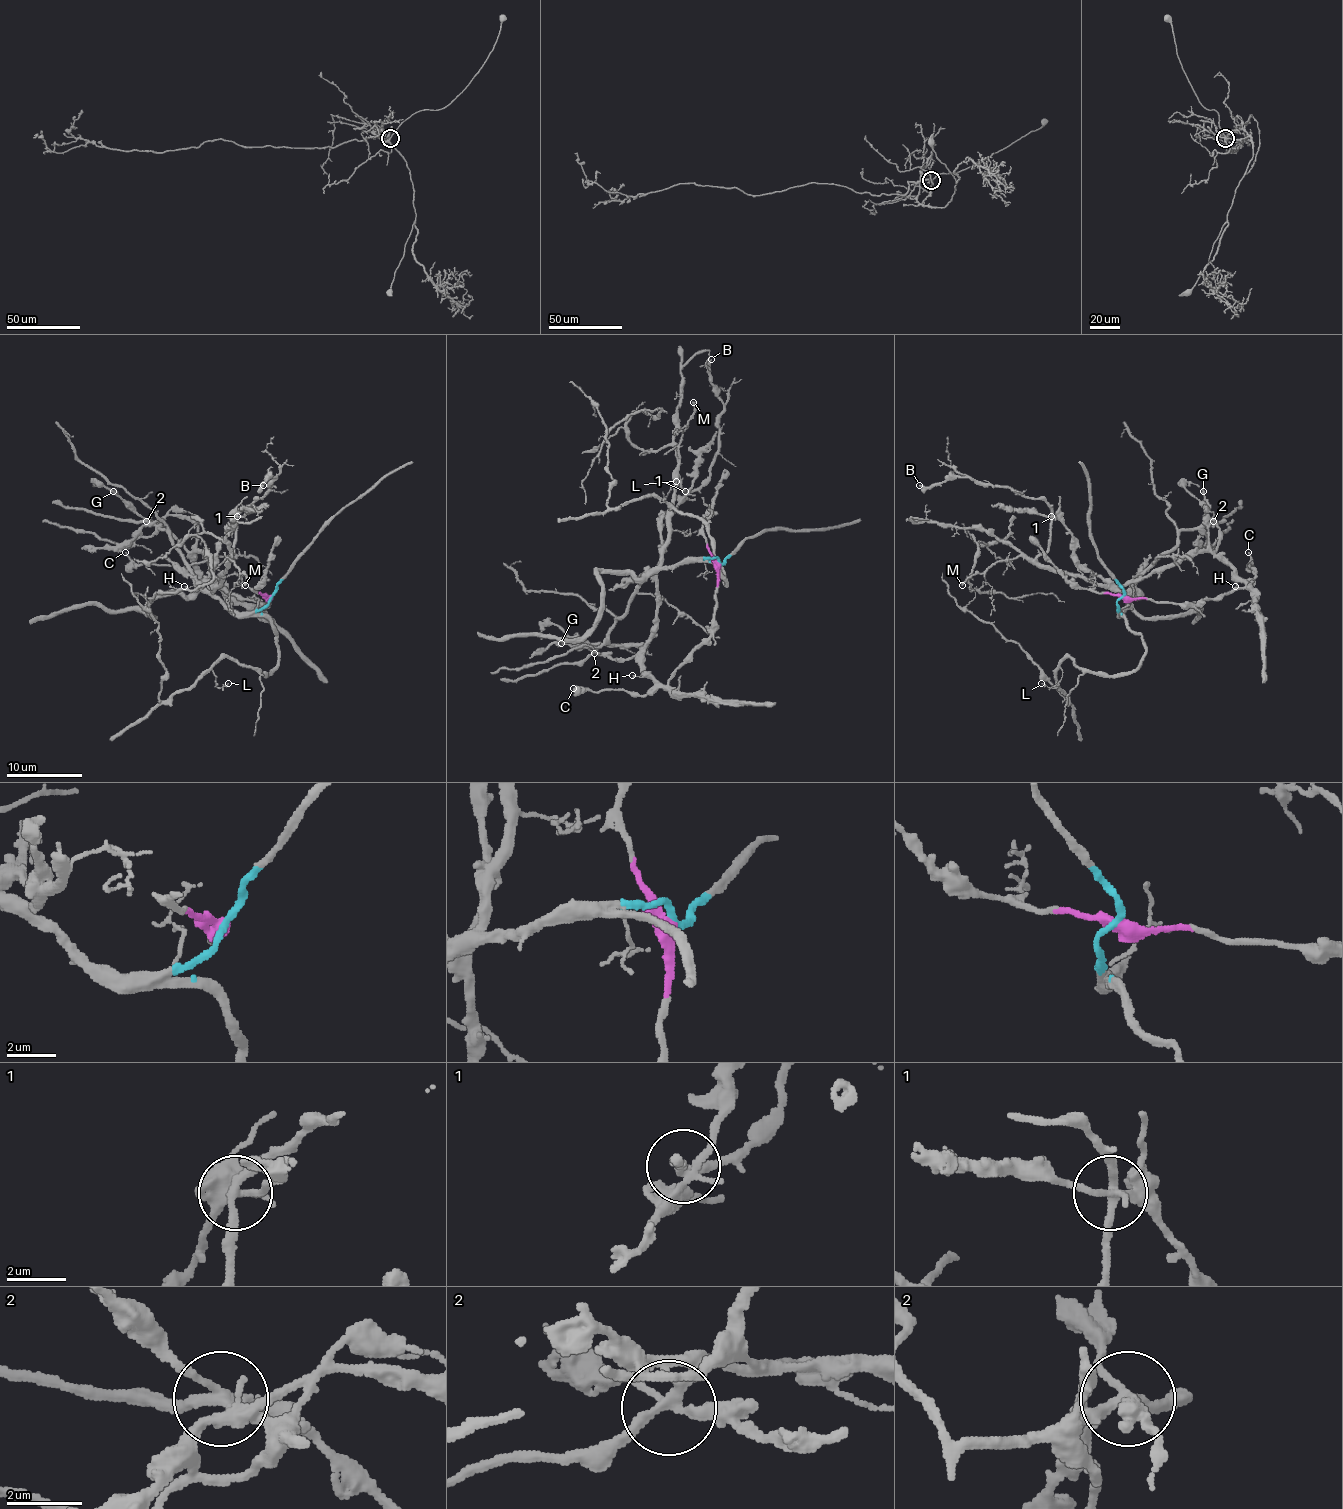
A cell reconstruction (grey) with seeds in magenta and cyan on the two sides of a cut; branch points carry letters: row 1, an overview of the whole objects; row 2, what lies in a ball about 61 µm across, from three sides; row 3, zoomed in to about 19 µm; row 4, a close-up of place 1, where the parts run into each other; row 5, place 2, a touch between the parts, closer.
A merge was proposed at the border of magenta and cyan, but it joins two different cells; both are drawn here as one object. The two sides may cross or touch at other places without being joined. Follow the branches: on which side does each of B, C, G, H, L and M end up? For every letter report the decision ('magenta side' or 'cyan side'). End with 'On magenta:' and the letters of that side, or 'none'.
B: cyan side
C: magenta side
G: magenta side
H: magenta side
L: cyan side
M: cyan side
On magenta: C, G, H

